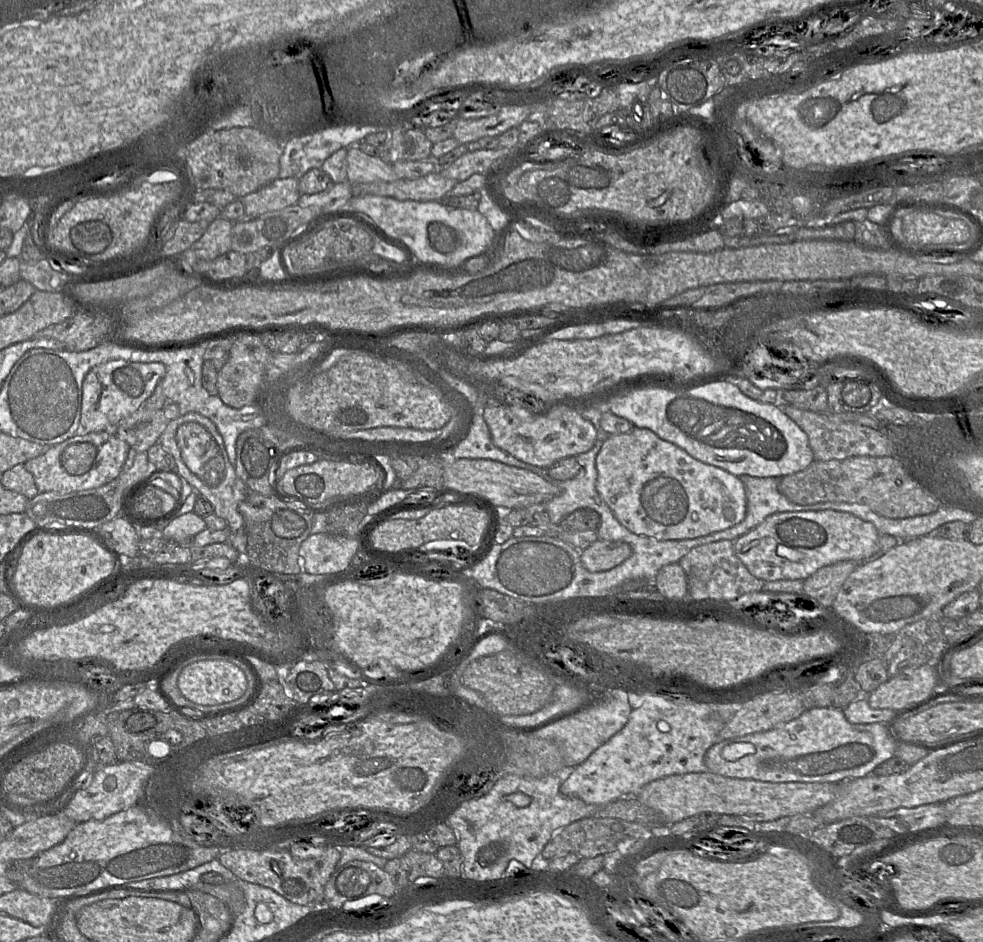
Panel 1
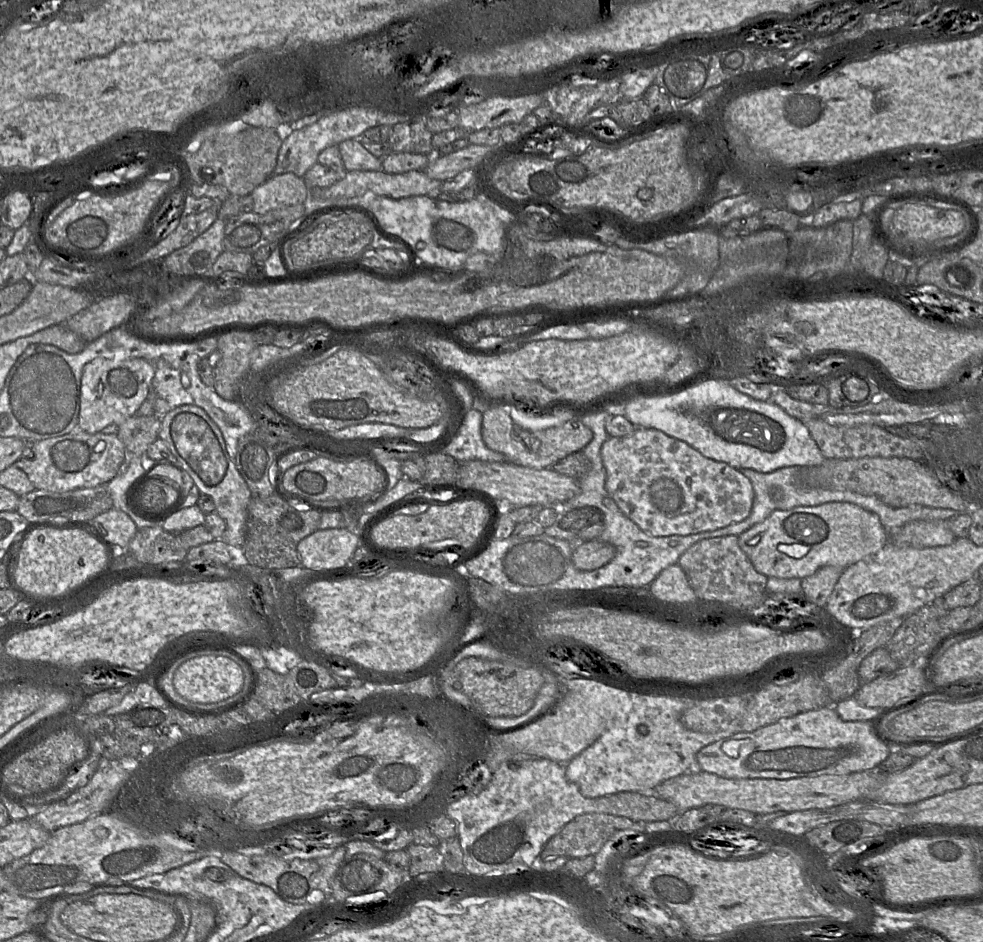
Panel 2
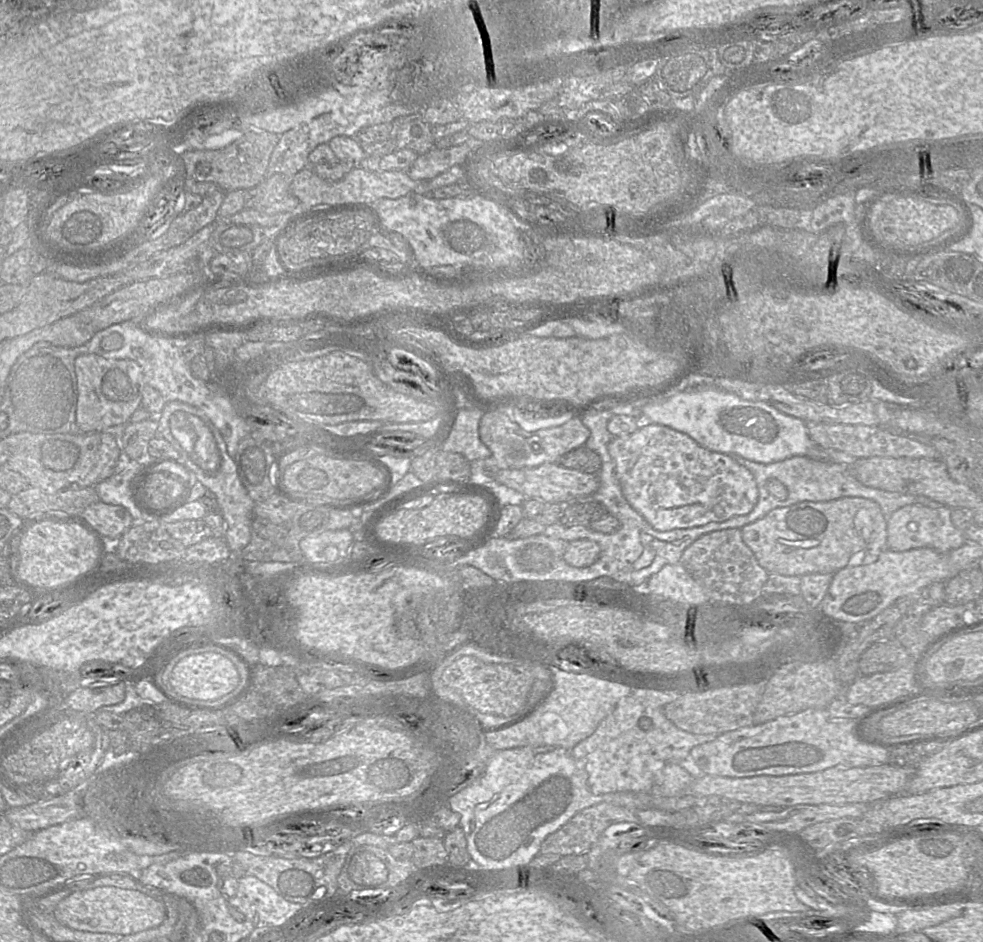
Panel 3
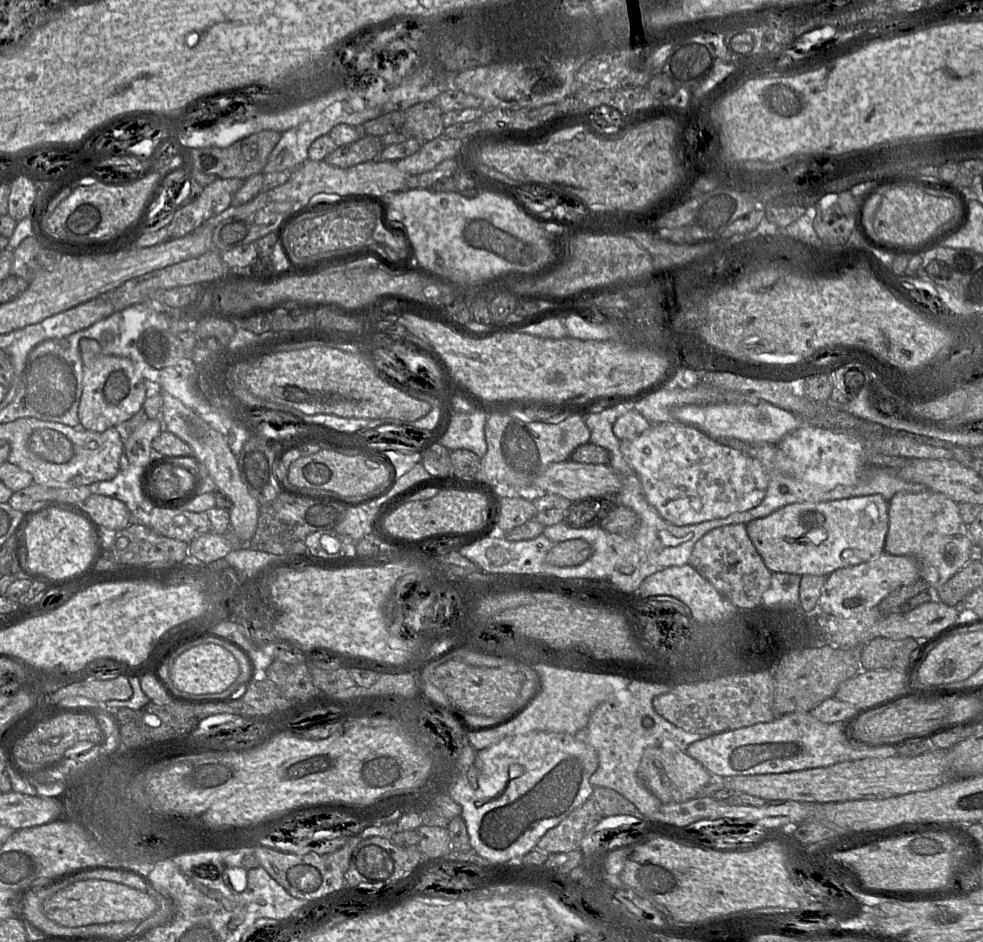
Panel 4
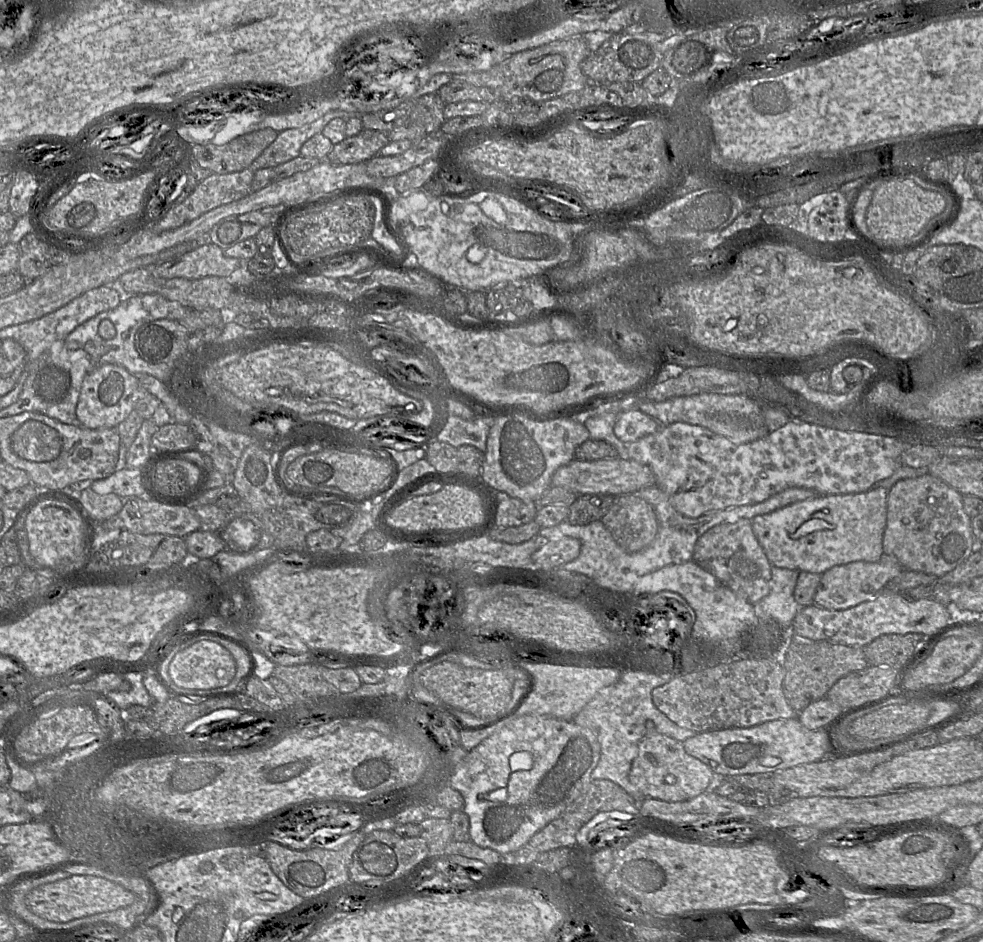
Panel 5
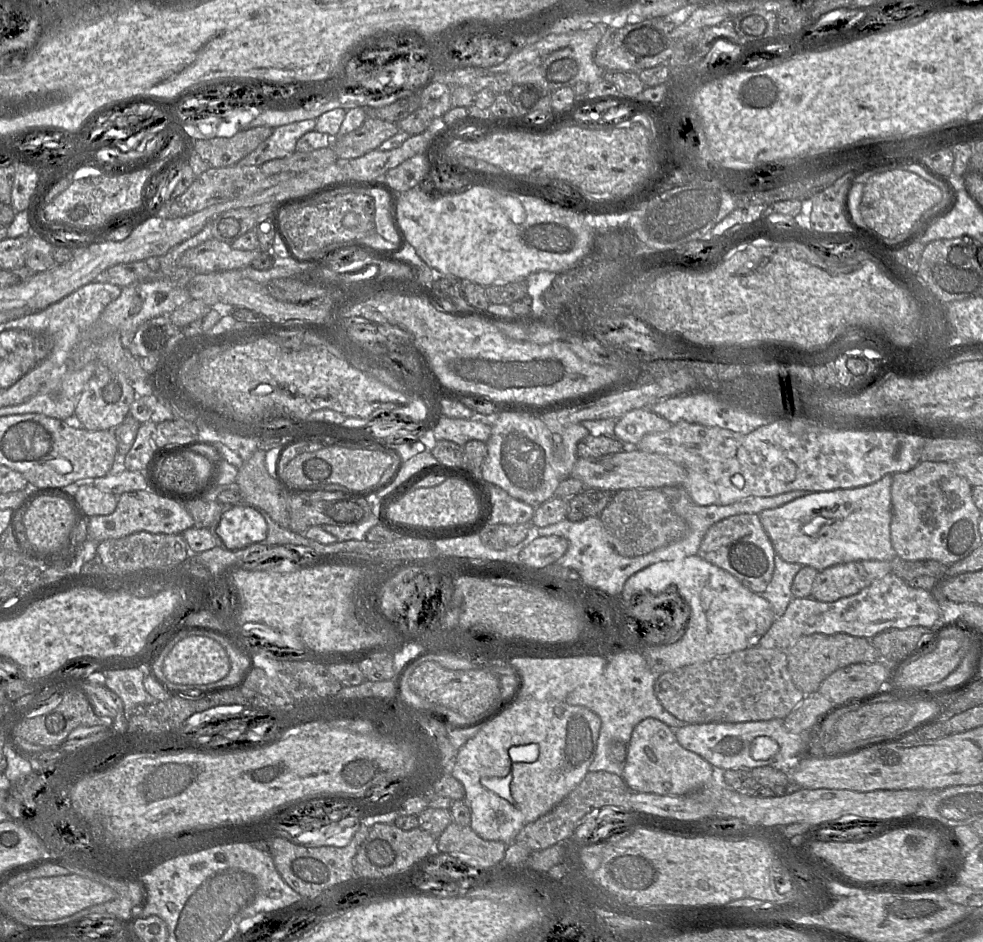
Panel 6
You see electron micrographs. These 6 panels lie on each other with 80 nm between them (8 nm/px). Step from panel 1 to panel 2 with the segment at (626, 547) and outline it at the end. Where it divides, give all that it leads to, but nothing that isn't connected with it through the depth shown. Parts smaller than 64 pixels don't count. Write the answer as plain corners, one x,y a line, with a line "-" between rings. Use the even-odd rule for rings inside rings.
589,540
573,547
572,563
582,571
592,571
608,564
616,555
616,548
605,541

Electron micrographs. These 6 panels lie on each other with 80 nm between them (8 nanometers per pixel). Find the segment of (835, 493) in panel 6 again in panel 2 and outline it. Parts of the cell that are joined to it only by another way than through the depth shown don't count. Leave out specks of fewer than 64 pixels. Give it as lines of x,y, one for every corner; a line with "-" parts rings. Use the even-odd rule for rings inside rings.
829,502
816,506
799,506
774,510
762,522
738,536
738,545
754,569
767,576
803,579
824,566
846,568
881,550
889,542
889,532
877,514
849,502

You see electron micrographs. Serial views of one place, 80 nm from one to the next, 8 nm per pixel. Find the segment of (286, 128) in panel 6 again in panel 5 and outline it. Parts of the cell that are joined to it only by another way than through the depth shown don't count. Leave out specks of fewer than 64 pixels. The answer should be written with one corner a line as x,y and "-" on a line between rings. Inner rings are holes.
337,109
333,111
329,111
320,118
316,119
311,123
307,123
301,127
295,129
287,129
280,133
278,133
277,138
275,141
270,144
253,162
252,164
246,168
251,169
253,172
257,171
258,169
262,168
275,168
279,164
285,163
290,161
298,156
300,156
300,149
302,145
312,138
314,135
319,134
322,132
324,127
334,118
341,118
345,122
347,122
353,116
361,116
359,114
350,114
346,111

